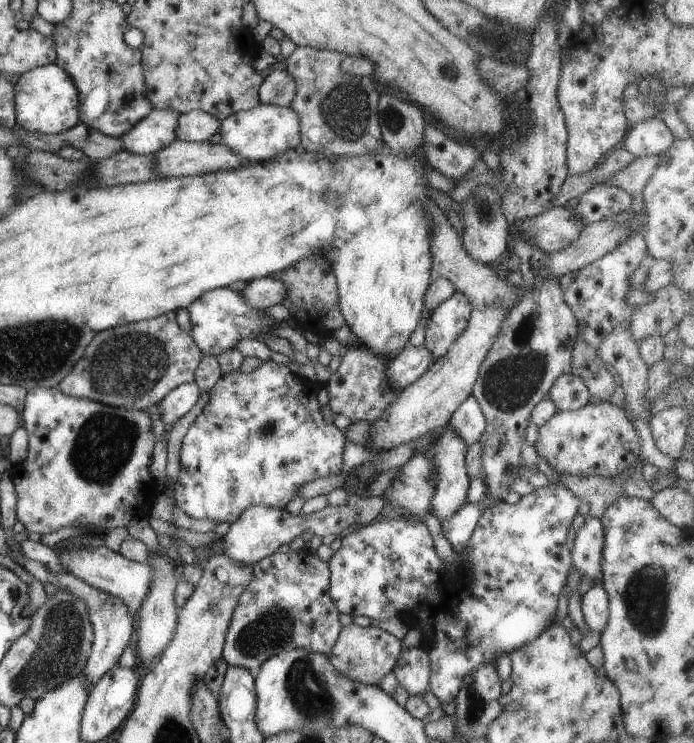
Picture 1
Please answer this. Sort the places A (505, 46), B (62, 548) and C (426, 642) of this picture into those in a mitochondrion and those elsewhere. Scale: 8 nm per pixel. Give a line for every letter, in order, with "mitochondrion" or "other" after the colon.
A: mitochondrion
B: other
C: other

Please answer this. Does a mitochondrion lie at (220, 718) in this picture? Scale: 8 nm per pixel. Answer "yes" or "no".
no

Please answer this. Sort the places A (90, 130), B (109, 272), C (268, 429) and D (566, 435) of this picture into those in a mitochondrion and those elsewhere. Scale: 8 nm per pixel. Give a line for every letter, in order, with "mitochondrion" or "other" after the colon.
A: other
B: other
C: mitochondrion
D: other

